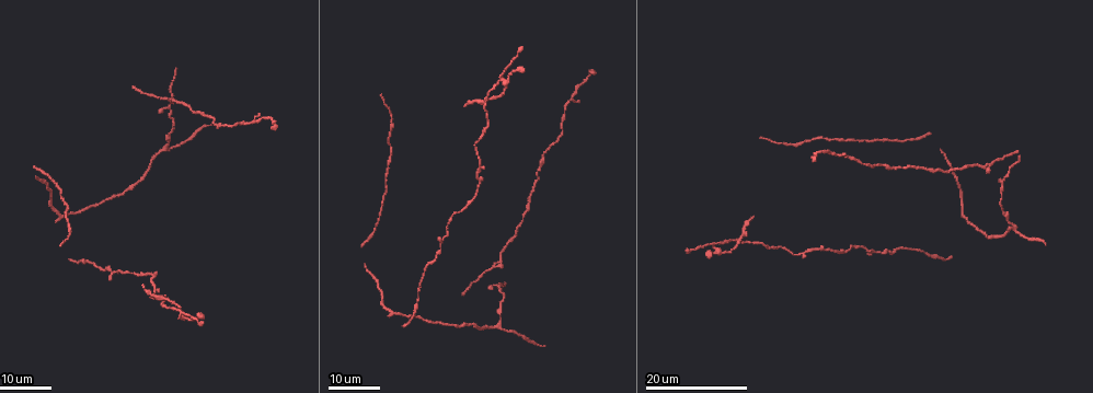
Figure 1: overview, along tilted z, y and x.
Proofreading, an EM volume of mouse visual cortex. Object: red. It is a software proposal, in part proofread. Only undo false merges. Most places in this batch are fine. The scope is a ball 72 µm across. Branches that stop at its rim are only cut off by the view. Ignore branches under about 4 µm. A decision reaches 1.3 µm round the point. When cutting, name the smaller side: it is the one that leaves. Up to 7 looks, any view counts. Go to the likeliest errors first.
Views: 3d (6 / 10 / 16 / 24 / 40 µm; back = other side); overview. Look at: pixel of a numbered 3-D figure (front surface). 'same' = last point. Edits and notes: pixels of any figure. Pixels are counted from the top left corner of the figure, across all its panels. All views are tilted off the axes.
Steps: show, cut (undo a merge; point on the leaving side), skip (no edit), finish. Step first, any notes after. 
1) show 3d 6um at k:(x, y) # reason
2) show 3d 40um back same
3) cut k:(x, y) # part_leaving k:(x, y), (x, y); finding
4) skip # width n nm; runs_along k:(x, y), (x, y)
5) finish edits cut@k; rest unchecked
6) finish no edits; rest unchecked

show 3d 16um at 1:(984, 165) # a fork

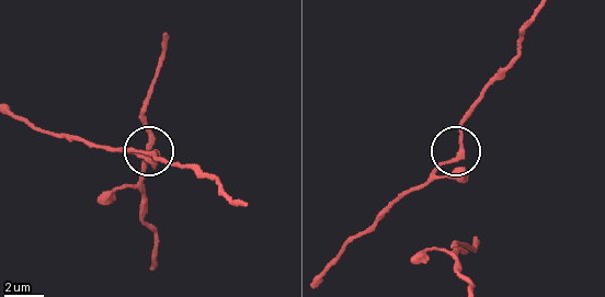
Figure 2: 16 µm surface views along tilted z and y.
show 3d 10um at 2:(456, 158)

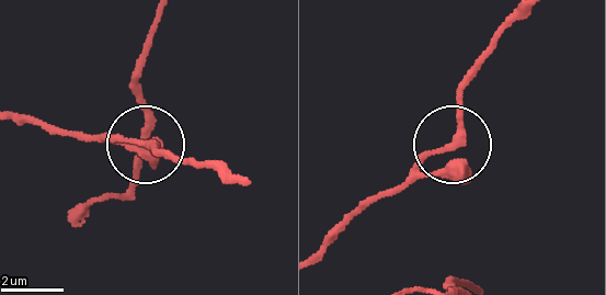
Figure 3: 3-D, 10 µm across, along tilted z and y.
skip # all the same neuron

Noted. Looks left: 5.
show 3d 16um at 1:(500, 73) # arms part here

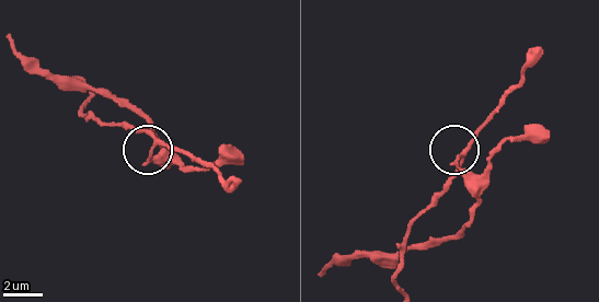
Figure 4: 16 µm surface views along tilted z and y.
show 3d 6um at 4:(155, 145) # closer look

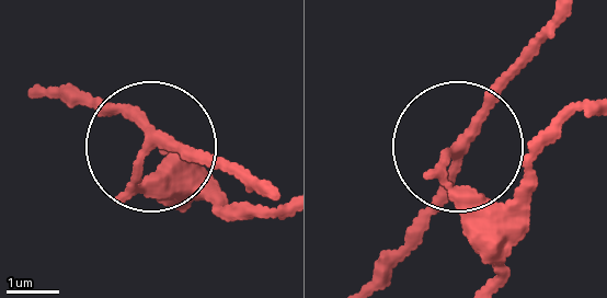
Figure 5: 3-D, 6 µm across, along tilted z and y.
show 3d 6um back at 5:(152, 145) # other side

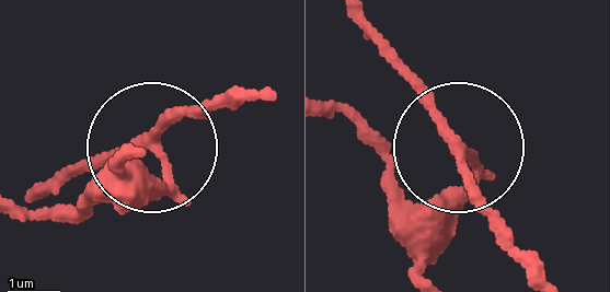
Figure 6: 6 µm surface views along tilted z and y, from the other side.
cut 6:(121, 207) # width 160 nm; part_leaving 6:(170, 186), (126, 163); a second neuron is stuck on

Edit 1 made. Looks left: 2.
show 3d 24um at 1:(1013, 230) # three arms meet

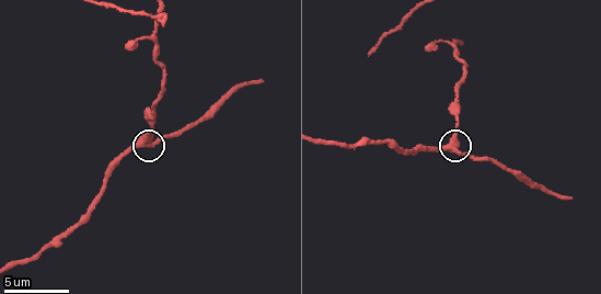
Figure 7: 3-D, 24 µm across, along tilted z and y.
show 3d 6um at 7:(455, 151)

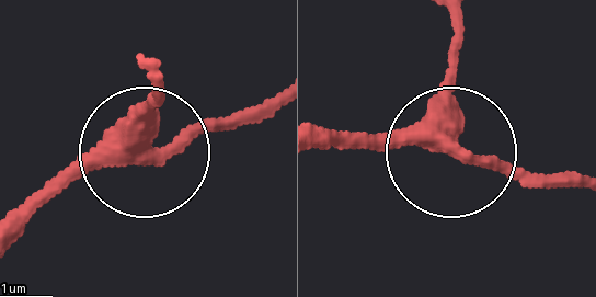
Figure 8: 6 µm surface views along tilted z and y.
skip # width 370 nm; runs_along 8:(319, 138), (421, 143), (573, 184); all the same neuron

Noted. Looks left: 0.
finish edits cut@6; rest unchecked

